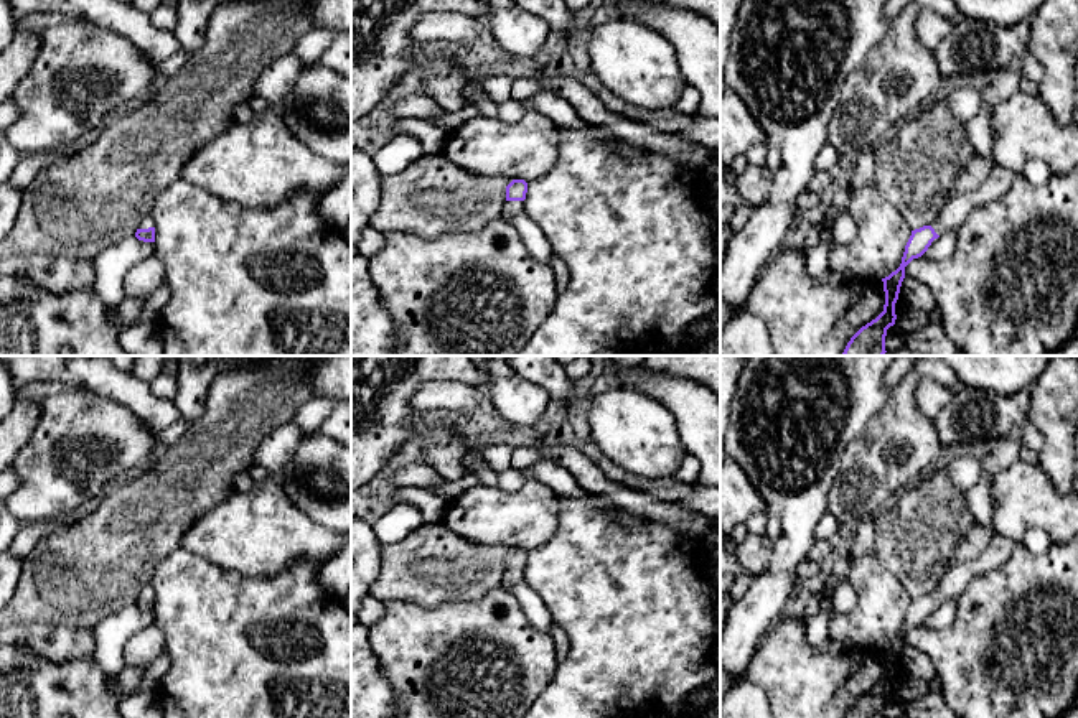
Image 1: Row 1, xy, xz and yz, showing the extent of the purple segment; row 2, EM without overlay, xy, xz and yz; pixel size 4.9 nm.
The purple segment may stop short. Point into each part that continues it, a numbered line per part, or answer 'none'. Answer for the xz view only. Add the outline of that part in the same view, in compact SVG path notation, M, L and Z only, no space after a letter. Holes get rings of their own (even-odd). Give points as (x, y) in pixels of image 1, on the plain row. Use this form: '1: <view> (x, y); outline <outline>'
1: xz (511, 577); outline M506 570L503 575L501 586L506 591L511 591L511 588L521 580L524 580L524 570Z

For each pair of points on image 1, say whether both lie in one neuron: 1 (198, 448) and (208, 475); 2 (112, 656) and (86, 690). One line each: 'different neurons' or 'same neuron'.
1: same neuron
2: different neurons

